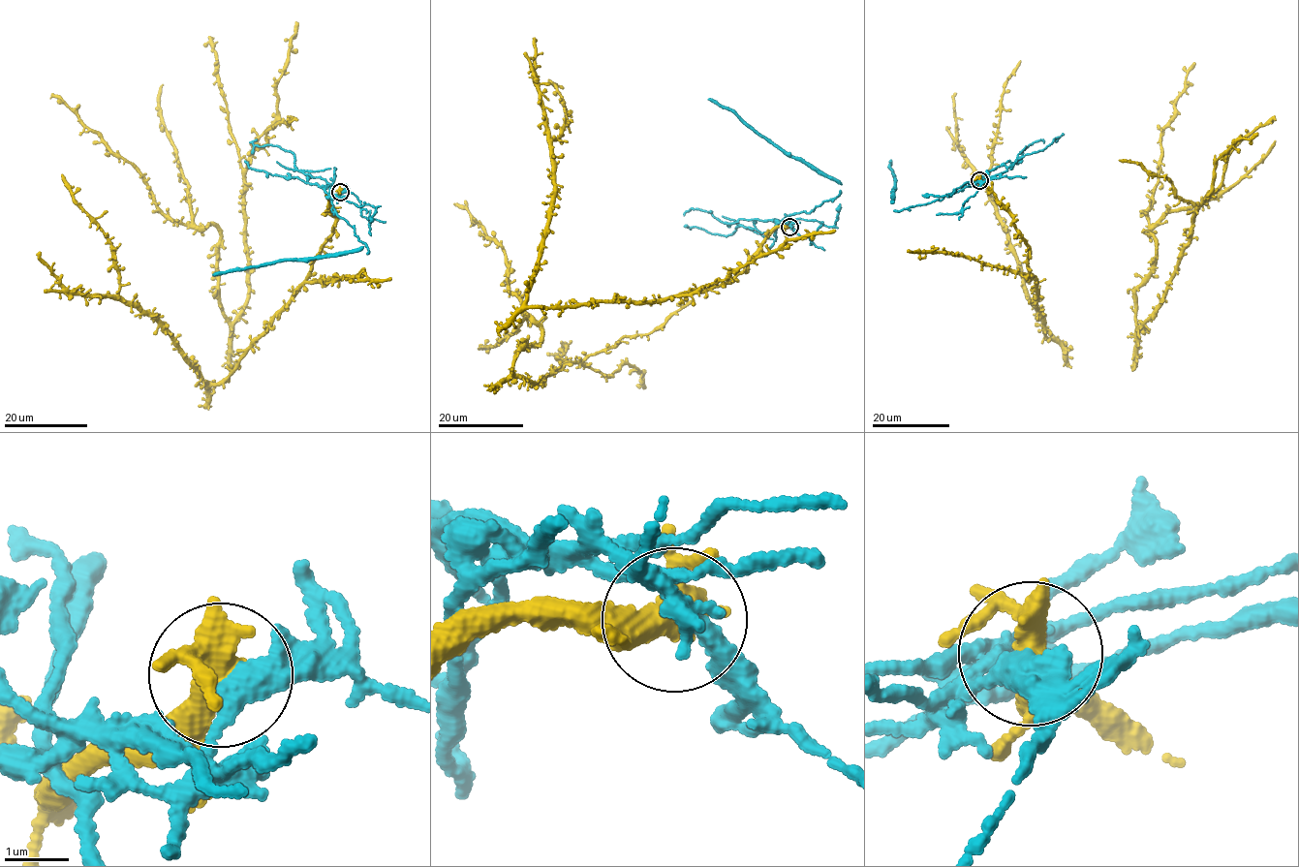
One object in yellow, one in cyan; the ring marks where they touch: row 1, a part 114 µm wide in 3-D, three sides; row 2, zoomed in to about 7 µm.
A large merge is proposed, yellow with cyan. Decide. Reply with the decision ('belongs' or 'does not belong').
does not belong

